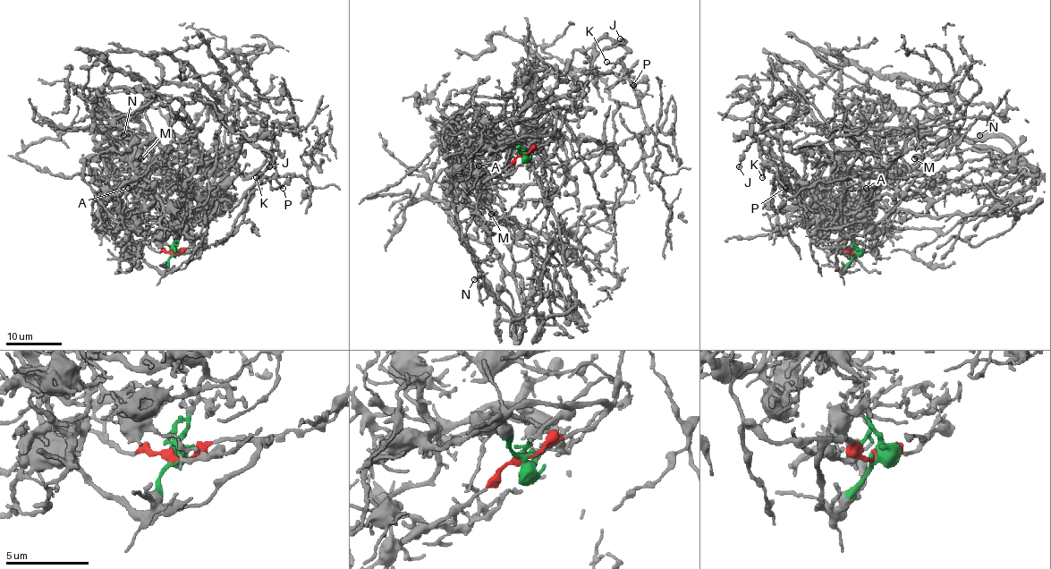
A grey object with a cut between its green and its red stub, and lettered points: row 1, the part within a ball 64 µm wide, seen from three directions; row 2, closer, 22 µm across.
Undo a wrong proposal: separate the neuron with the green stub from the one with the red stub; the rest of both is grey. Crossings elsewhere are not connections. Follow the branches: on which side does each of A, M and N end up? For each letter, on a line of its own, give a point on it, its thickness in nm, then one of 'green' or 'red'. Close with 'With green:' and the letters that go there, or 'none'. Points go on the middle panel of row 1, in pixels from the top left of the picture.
A: (478, 165) | 160 nm | green
M: (491, 214) | 240 nm | green
N: (474, 279) | 170 nm | green
With green: A, M, N

